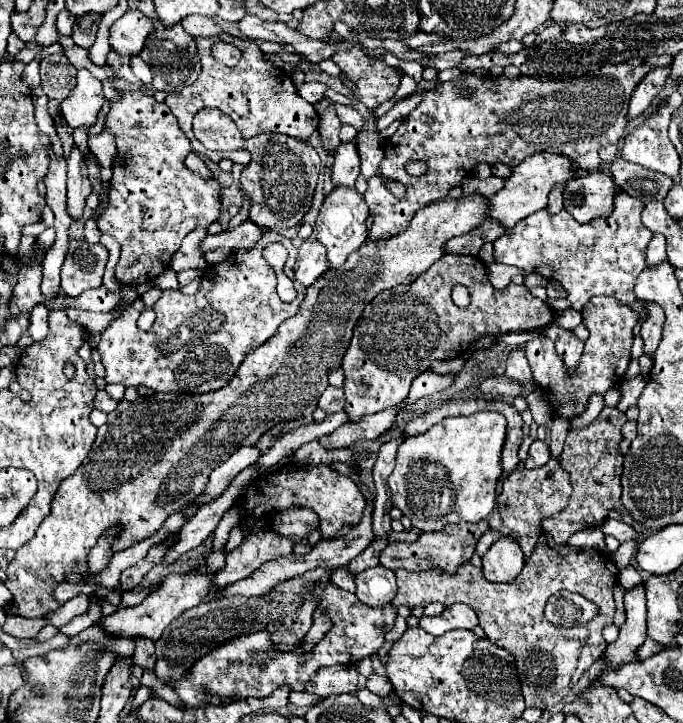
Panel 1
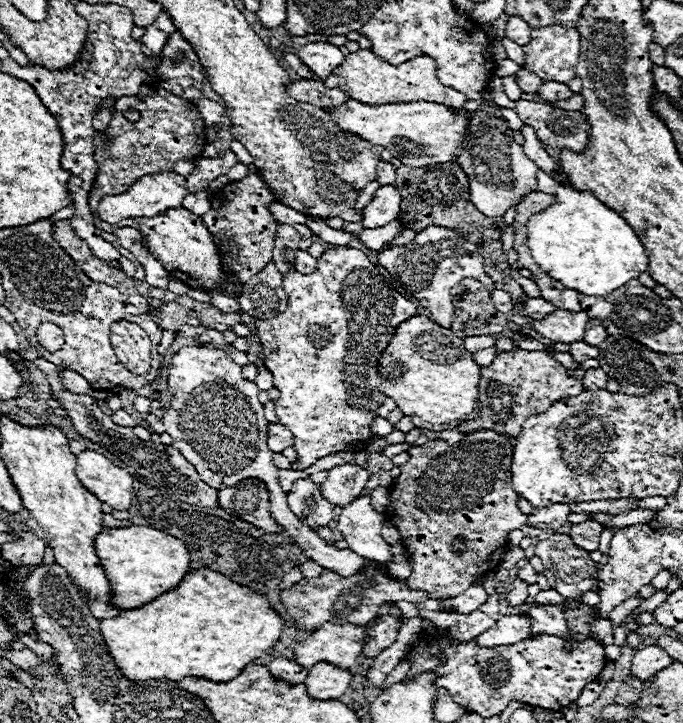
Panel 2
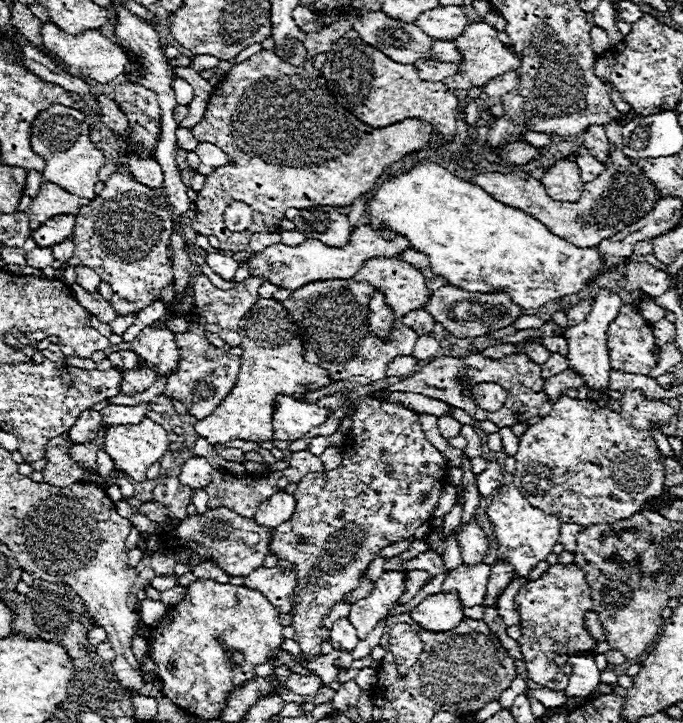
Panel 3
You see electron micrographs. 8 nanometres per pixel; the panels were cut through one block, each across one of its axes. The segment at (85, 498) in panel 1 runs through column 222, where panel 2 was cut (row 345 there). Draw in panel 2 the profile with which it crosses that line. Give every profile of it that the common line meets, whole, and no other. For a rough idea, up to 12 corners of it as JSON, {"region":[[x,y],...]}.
{"region":[[416,314],[378,360],[380,390],[426,430],[480,416],[480,366]]}

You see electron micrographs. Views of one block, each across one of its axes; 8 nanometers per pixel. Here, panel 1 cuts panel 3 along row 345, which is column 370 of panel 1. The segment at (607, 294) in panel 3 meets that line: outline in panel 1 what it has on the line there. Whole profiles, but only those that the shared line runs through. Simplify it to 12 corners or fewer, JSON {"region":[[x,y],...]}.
{"region":[[384,566],[356,574],[356,598],[384,606],[396,574]]}

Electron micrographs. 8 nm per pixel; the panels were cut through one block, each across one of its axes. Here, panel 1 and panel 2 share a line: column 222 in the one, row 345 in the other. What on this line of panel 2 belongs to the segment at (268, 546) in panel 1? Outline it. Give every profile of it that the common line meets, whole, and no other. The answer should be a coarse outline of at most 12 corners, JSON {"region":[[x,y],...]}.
{"region":[[572,342],[570,354],[574,362],[598,358],[598,348],[584,342]]}

